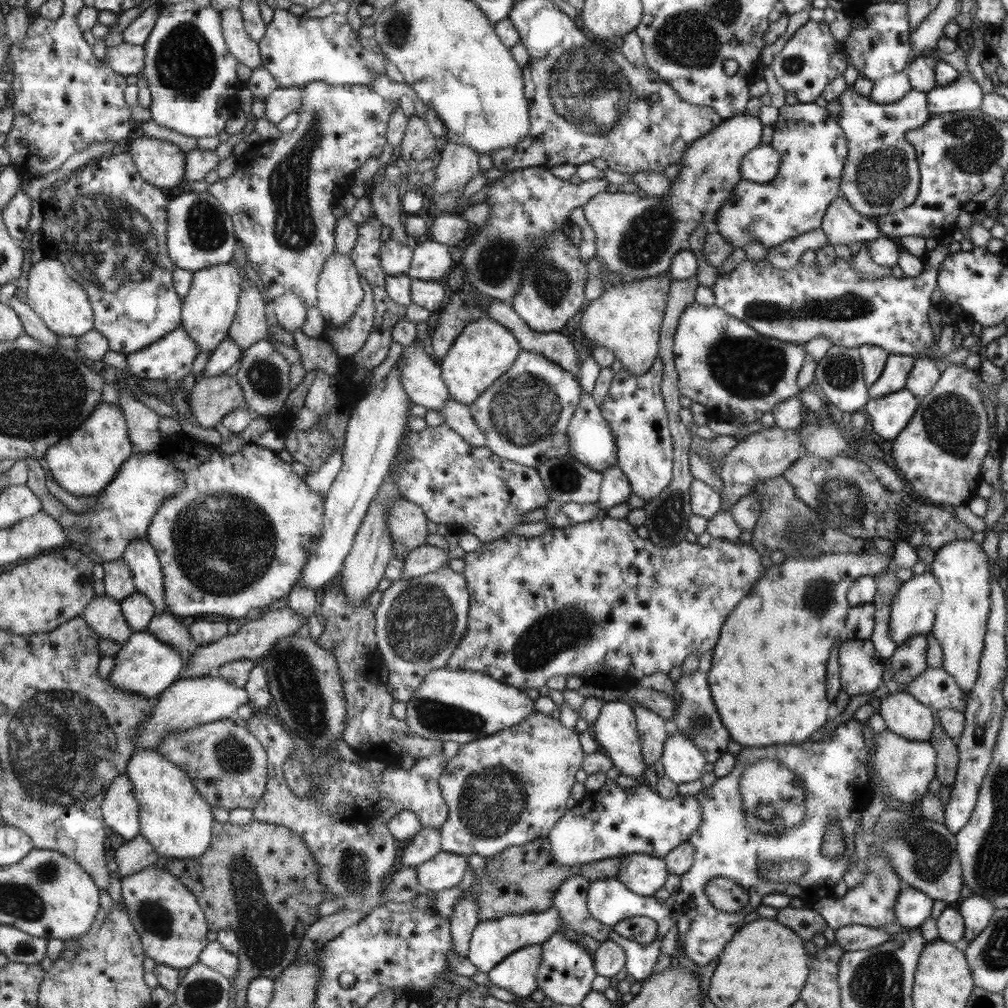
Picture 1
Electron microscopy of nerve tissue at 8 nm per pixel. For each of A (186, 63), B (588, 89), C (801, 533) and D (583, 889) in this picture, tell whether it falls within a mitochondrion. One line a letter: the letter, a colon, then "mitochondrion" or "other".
A: mitochondrion
B: mitochondrion
C: mitochondrion
D: other

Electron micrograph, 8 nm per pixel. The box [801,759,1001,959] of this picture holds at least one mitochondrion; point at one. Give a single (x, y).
(930, 851)

